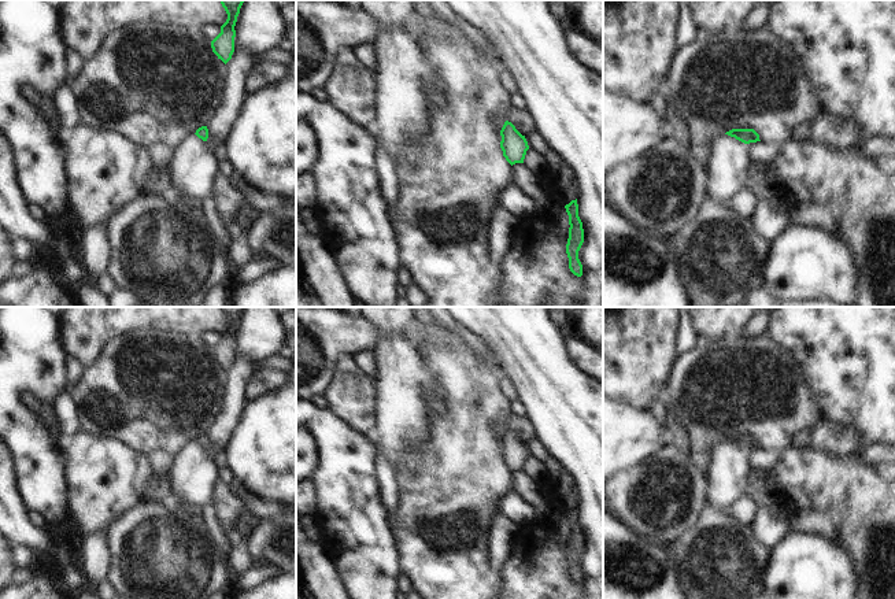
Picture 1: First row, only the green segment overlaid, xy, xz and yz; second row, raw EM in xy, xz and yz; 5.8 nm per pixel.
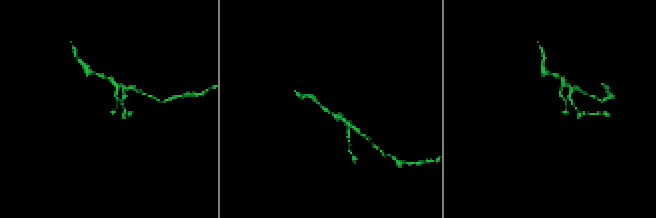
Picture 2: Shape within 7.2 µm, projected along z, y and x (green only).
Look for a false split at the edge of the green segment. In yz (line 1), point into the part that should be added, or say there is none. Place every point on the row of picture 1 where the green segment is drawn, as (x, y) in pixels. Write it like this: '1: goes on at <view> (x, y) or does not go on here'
1: does not go on here

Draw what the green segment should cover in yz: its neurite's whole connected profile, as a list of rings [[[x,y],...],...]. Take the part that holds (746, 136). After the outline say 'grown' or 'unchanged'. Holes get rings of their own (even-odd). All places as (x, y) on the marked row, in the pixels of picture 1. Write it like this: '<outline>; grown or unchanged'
[[[732,129],[725,134],[735,137],[744,144],[761,141],[759,134],[754,129]]]; unchanged

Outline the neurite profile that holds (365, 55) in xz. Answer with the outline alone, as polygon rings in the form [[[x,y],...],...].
[[[365,42],[351,49],[356,60],[360,66],[367,70],[376,70],[377,59],[374,55],[374,45],[370,42]]]

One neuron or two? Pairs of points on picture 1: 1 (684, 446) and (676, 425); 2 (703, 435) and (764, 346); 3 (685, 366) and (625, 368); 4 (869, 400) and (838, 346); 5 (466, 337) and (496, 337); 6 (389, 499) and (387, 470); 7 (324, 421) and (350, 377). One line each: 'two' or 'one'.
1: one
2: one
3: two
4: one
5: two
6: one
7: two

